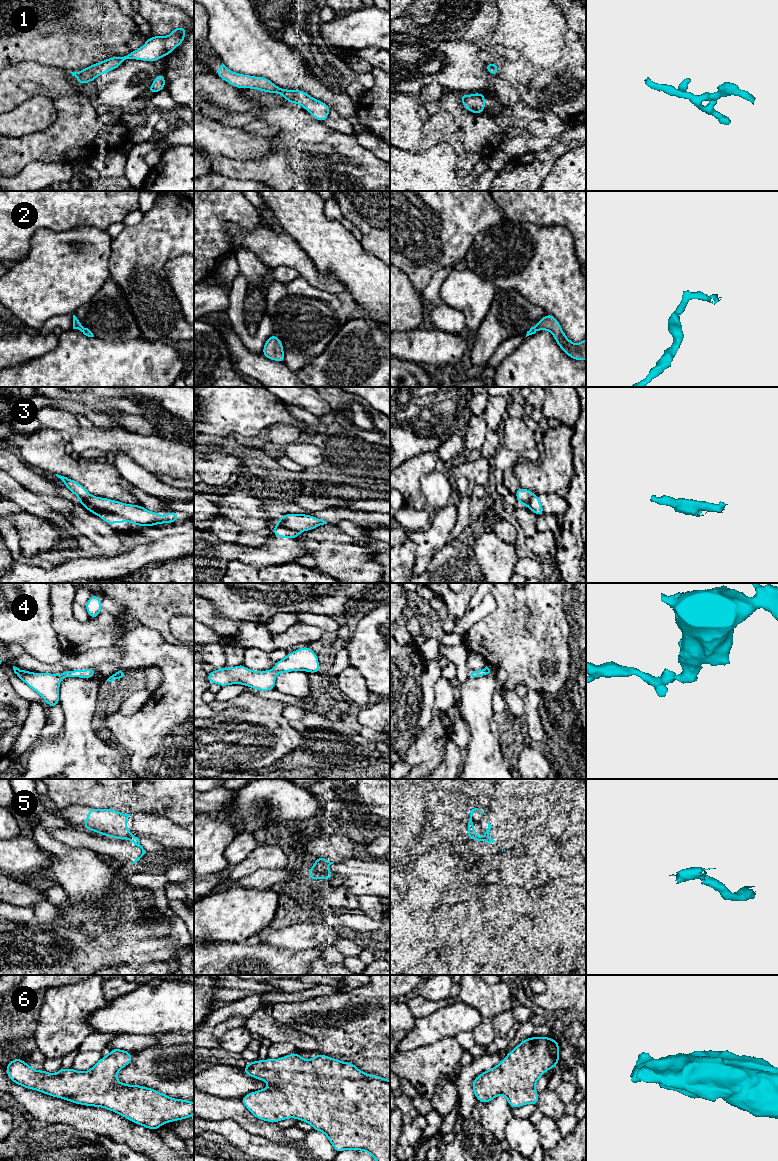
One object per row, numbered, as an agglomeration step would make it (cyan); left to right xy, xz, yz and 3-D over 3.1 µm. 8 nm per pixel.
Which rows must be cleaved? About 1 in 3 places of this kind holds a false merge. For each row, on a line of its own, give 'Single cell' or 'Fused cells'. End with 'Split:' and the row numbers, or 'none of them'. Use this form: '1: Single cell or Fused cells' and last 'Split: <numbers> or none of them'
1: Single cell
2: Single cell
3: Fused cells
4: Single cell
5: Fused cells
6: Single cell
Split: 3, 5

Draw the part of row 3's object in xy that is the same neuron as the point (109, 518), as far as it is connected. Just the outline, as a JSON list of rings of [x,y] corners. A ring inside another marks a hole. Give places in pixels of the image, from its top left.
[[[79,499],[79,503],[83,507],[85,507],[88,511],[90,511],[91,513],[94,513],[95,515],[102,518],[110,526],[112,523],[124,523],[127,521],[124,517],[122,517],[120,515],[97,509],[94,506],[92,506],[91,504],[87,503],[86,501]]]

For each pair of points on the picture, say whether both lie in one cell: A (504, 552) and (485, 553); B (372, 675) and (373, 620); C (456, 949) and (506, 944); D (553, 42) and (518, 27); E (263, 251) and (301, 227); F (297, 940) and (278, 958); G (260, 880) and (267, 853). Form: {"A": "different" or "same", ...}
{"A": "same", "B": "same", "C": "different", "D": "same", "E": "different", "F": "different", "G": "different"}

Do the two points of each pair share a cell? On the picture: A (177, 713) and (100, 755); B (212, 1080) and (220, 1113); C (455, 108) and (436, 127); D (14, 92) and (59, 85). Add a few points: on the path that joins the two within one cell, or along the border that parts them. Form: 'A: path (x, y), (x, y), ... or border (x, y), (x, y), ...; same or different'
A: border (112, 742), (126, 755); different
B: border (204, 1092), (219, 1097), (239, 1099); different
C: path (450, 113), (441, 122); same
D: path (20, 79), (23, 76), (46, 77); same

